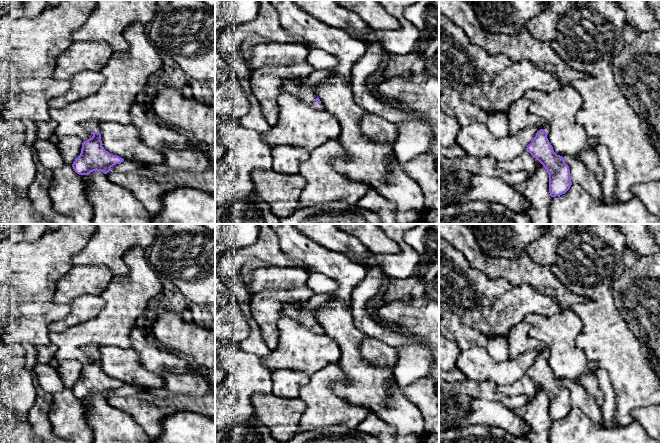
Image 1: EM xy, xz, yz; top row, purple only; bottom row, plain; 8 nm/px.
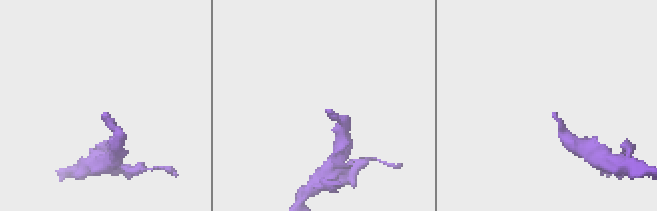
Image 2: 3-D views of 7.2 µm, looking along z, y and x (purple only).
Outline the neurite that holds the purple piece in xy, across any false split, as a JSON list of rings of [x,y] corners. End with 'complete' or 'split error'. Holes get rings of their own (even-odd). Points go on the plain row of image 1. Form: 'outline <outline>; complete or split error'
outline [[[88,345],[83,350],[93,358],[82,367],[81,377],[72,388],[74,395],[79,399],[88,399],[93,395],[107,398],[110,392],[124,385],[123,382],[106,375],[102,370],[101,358],[96,345]]]; split error

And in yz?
outline [[[522,321],[513,326],[508,336],[509,359],[514,359],[523,353],[539,349],[541,353],[527,370],[526,375],[536,382],[546,393],[549,399],[549,417],[551,421],[565,418],[571,411],[570,393],[562,380],[557,379],[547,359],[548,347],[541,341],[529,335],[531,326]]]; split error

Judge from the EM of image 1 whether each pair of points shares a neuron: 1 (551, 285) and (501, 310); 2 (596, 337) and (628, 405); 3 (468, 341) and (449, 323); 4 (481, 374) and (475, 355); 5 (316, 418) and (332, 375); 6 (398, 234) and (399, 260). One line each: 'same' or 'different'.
1: different
2: same
3: same
4: same
5: same
6: same

